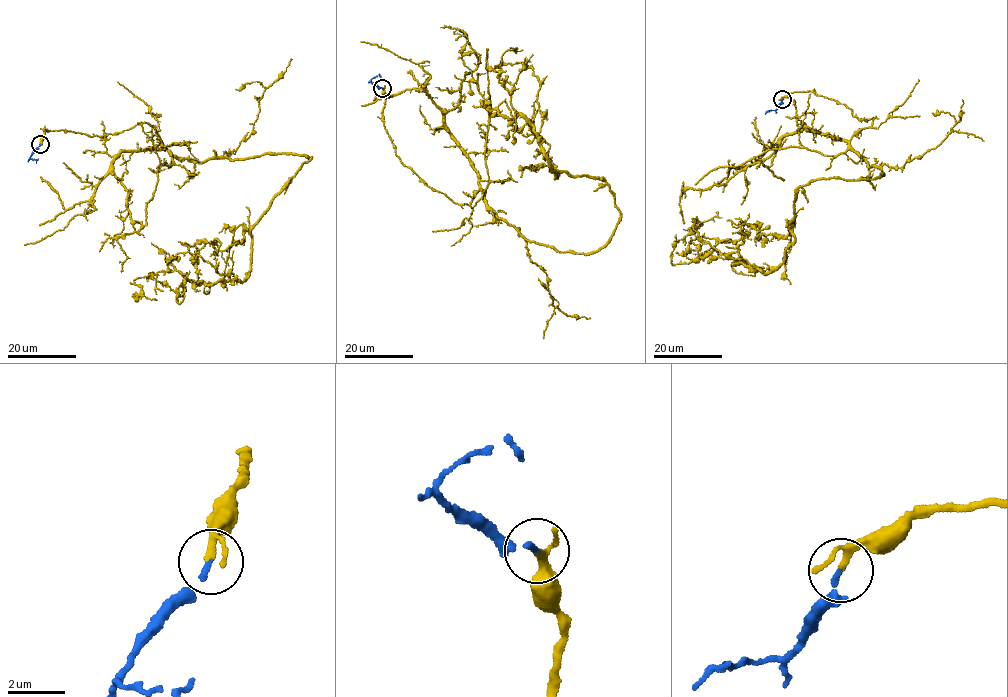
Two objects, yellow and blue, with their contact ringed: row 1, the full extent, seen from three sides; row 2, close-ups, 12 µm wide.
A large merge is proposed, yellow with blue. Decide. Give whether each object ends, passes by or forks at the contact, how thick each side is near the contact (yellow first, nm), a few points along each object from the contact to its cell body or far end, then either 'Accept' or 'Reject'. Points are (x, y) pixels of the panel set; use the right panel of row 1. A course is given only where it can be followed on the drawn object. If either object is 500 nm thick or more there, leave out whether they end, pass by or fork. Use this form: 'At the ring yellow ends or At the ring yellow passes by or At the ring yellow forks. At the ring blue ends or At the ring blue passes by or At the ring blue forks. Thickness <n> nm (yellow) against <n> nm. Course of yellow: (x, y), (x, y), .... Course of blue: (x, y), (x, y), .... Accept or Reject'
At the ring yellow passes by. At the ring blue ends. Thickness 180 nm (yellow) against 180 nm. Course of yellow: (782, 100), (875, 116), (850, 144), (884, 174), (801, 185), (770, 271), (733, 263), (741, 237), (693, 260). Course of blue: (782, 100), (776, 109), (765, 114). Accept

